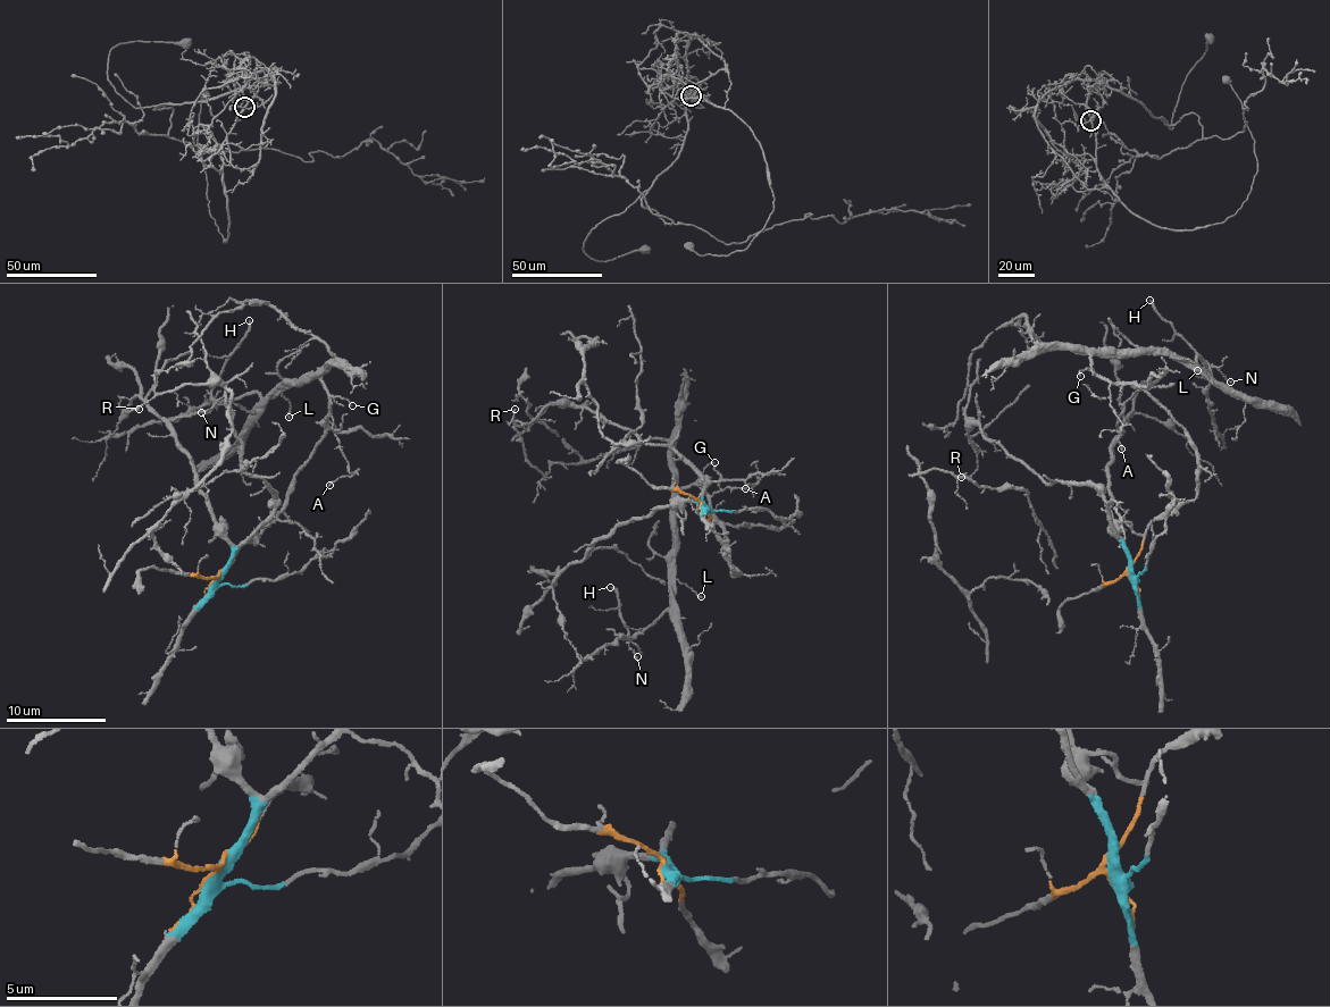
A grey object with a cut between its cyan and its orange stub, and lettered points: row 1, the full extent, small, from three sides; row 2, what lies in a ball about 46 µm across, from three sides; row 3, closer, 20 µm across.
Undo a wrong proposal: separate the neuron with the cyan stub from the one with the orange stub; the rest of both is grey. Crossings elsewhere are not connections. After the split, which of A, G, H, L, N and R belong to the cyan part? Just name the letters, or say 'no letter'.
R

